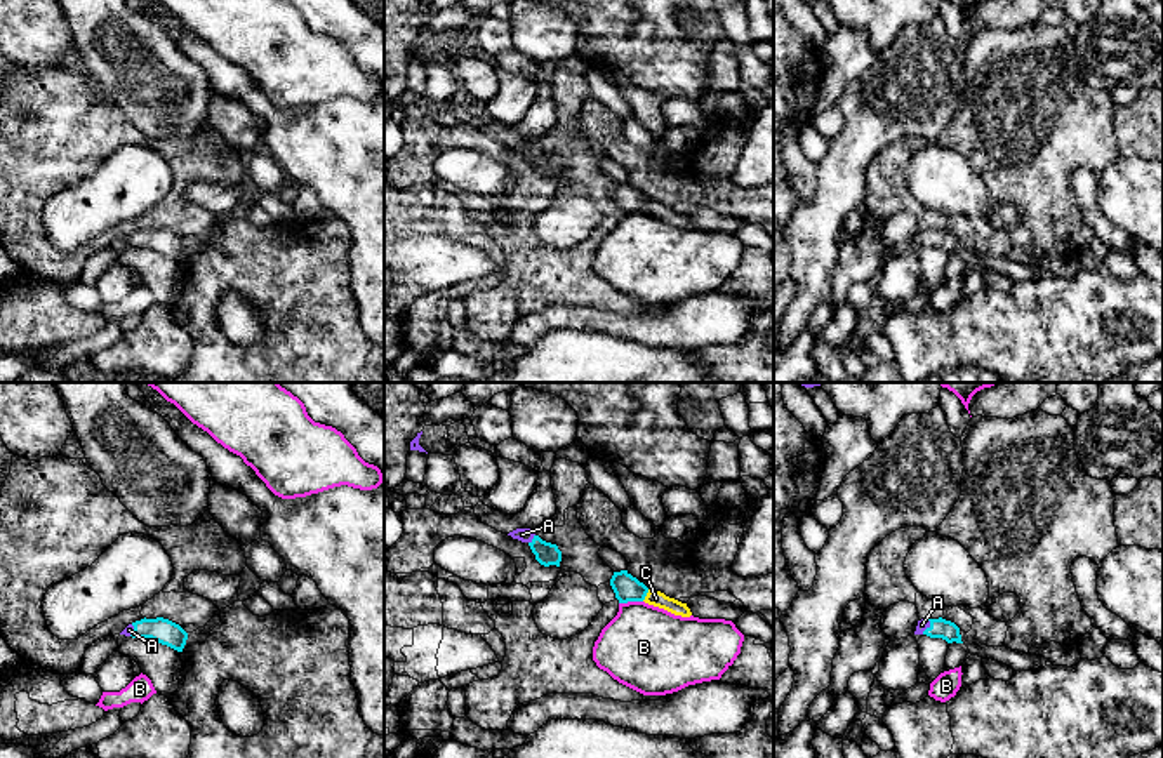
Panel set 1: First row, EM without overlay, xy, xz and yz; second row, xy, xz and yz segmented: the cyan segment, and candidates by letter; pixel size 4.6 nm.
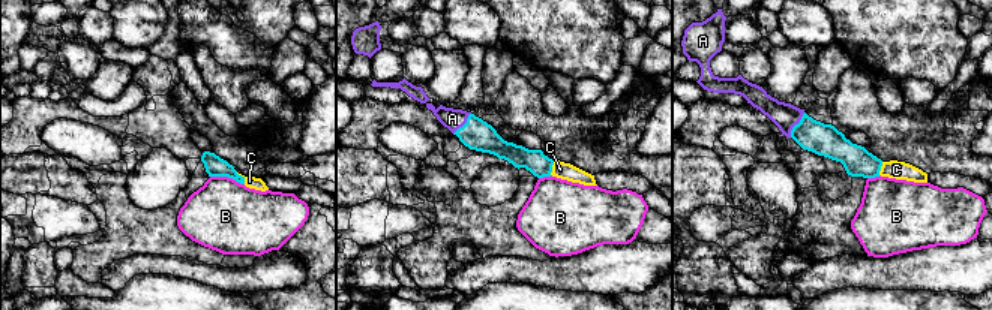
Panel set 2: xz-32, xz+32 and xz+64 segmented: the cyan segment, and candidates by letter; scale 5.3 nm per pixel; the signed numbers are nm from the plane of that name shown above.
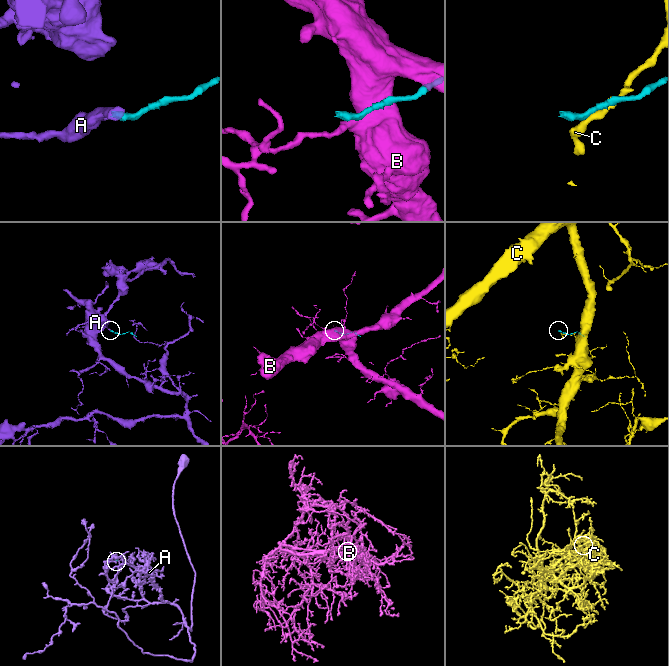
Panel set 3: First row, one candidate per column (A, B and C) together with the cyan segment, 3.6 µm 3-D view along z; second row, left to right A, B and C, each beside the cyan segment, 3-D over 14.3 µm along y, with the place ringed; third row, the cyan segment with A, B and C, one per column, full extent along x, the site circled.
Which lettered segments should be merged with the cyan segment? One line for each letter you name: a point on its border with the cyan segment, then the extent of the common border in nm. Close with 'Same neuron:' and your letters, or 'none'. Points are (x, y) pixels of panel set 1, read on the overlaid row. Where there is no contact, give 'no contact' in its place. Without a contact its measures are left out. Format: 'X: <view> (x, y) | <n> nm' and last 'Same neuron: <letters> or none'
A: xz (532, 539) | 50 nm
Same neuron: A

